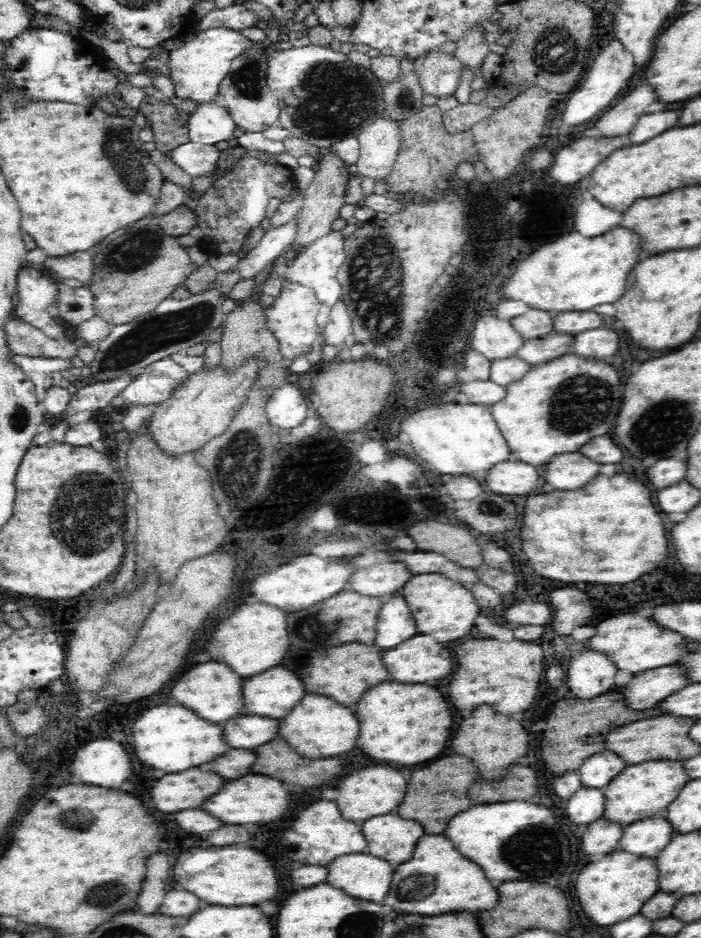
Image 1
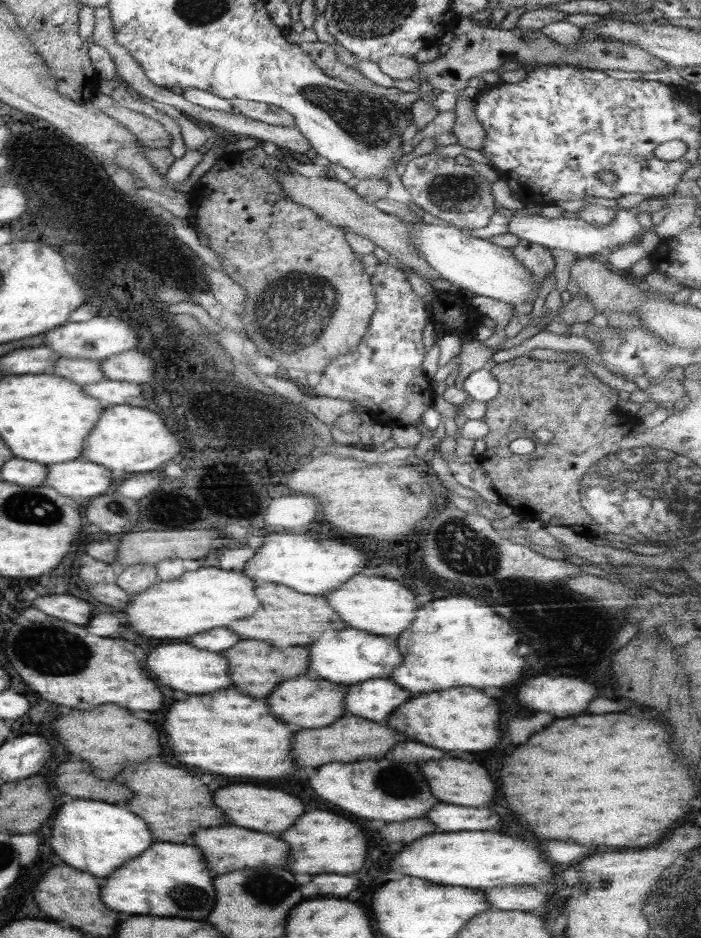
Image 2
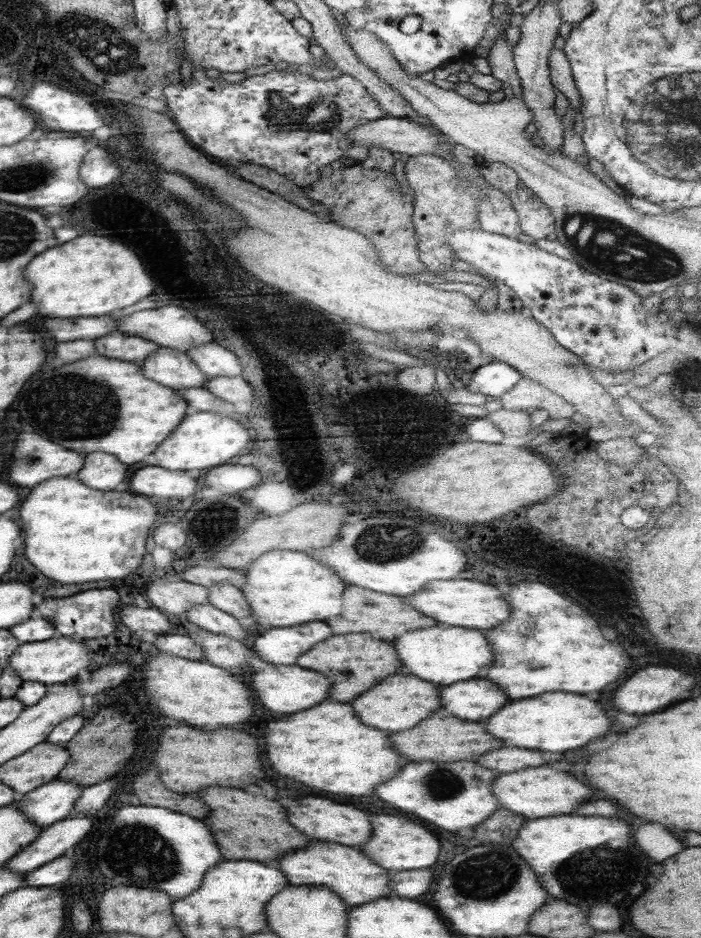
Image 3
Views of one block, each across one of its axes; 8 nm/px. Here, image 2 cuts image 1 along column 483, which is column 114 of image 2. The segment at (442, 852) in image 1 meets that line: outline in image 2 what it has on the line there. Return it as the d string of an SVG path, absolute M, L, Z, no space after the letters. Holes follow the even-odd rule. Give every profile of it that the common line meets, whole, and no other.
M156 842L138 858L126 862L102 884L102 902L116 912L148 914L148 916L170 916L202 920L214 907L214 886L212 876L206 872L206 864L200 850L188 844ZM178 888L178 892L176 892ZM206 890L210 894L210 906L206 906ZM178 896L178 904L176 904Z

